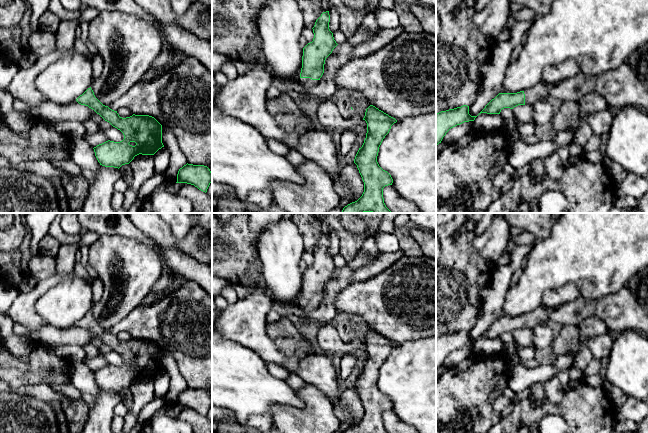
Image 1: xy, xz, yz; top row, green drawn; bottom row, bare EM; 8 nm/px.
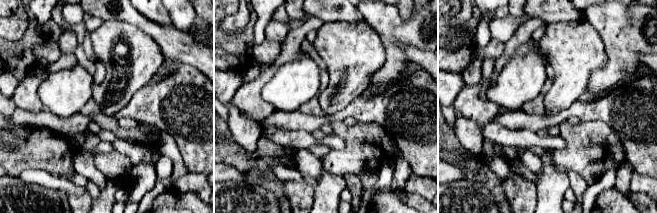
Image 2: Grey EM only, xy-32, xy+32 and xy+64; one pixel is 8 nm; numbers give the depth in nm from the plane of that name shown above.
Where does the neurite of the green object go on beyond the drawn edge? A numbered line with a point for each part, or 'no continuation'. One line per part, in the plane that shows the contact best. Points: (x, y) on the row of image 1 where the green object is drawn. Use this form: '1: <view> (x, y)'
1: xz (304, 83)

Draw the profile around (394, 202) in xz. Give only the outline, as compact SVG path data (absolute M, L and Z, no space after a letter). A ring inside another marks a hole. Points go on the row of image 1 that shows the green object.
M393 185L383 188L383 198L392 213L421 213L413 202L400 196Z

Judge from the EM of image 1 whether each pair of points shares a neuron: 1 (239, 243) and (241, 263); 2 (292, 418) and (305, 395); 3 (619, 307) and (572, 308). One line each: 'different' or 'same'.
1: same
2: same
3: same

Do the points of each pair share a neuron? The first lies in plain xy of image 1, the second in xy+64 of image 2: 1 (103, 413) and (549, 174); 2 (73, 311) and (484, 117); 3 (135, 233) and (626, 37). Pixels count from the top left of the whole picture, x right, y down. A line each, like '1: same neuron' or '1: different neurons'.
1: same neuron
2: different neurons
3: different neurons

